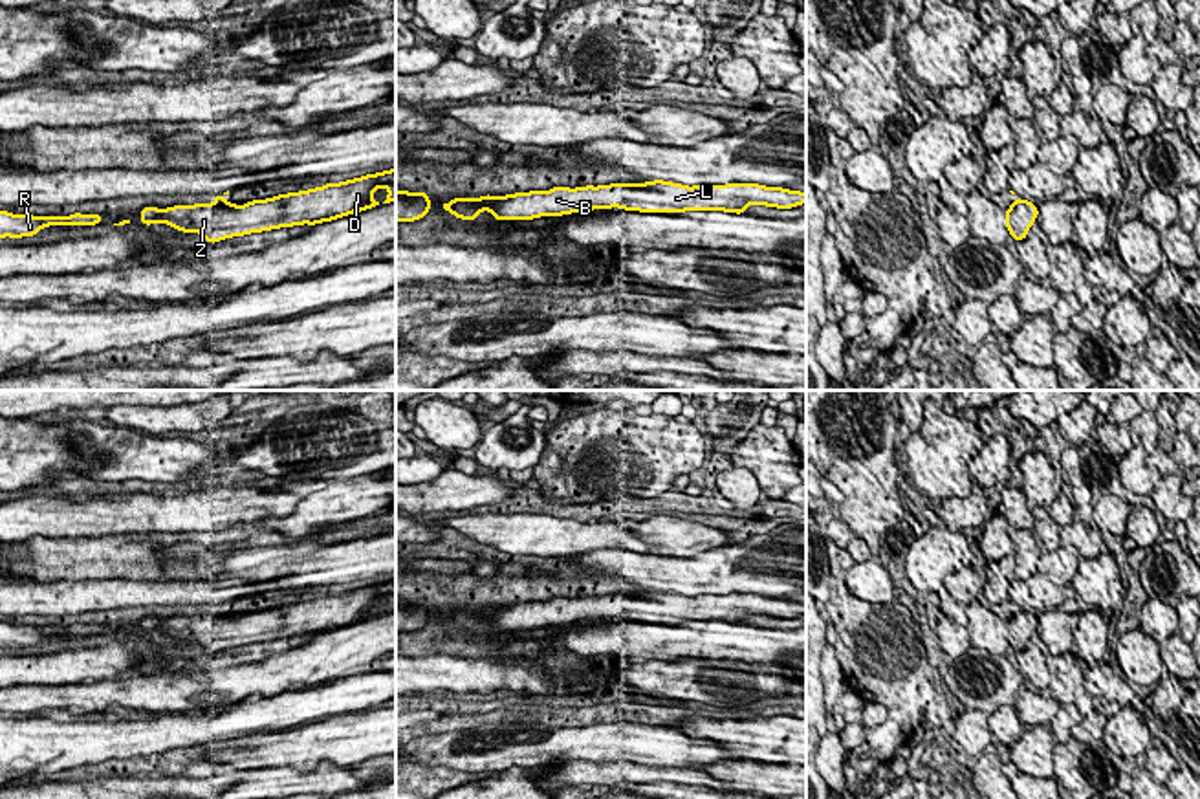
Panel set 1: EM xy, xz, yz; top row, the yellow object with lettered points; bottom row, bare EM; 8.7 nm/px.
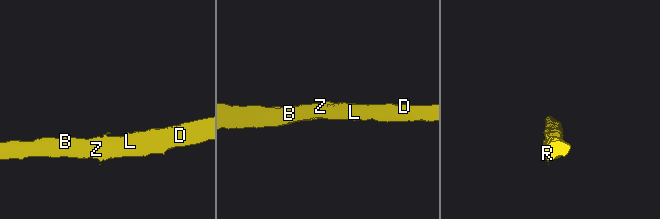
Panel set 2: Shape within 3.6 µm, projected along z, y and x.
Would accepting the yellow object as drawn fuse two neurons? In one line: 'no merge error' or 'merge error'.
no merge error

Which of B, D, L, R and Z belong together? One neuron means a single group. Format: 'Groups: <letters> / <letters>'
Groups: B D L R Z

